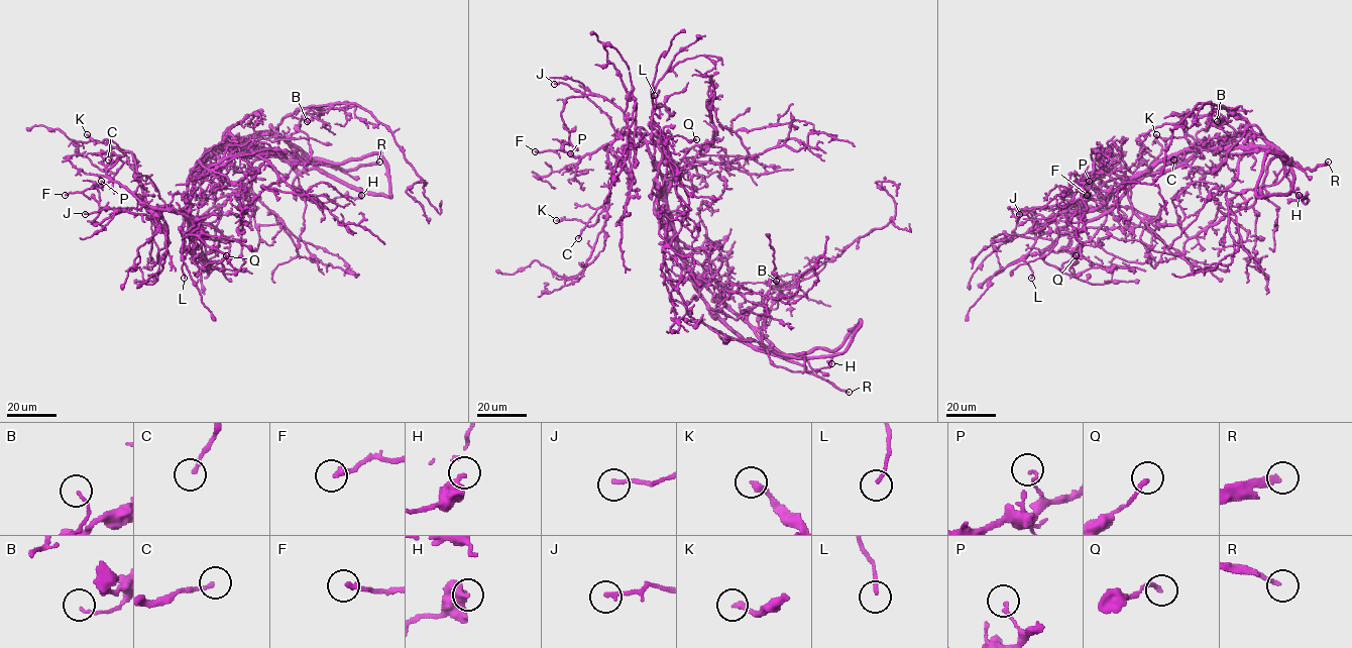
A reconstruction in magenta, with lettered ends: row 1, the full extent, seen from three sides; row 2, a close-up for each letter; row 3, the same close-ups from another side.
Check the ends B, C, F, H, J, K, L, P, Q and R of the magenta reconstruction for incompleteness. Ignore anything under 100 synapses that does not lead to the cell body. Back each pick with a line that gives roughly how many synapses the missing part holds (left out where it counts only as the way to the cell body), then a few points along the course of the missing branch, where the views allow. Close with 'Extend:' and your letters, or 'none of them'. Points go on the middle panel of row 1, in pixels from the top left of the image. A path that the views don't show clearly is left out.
R: (849, 392), (867, 402), (888, 403), (895, 400), (895, 403)
Extend: R

